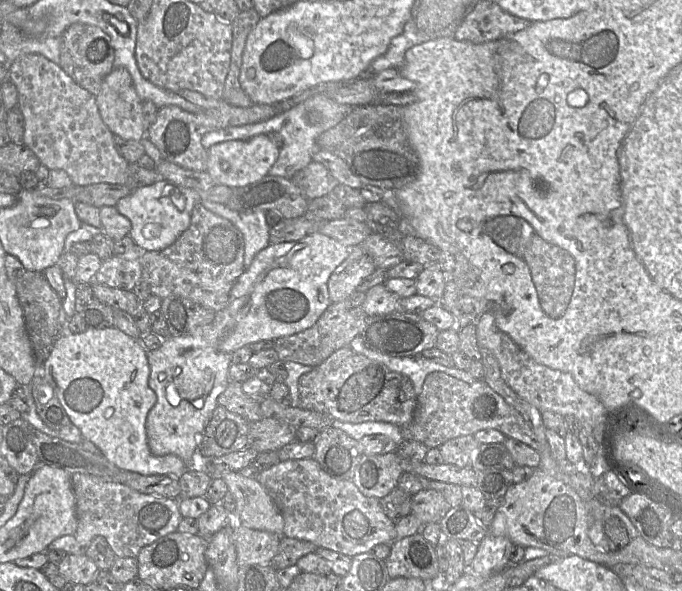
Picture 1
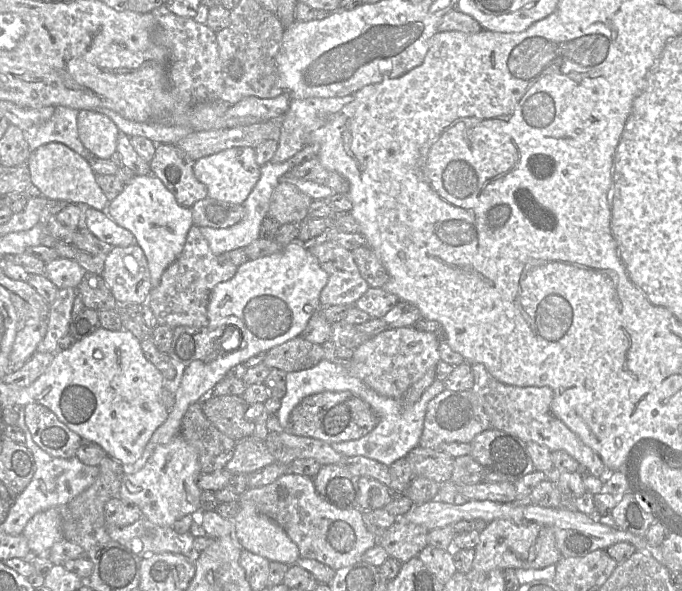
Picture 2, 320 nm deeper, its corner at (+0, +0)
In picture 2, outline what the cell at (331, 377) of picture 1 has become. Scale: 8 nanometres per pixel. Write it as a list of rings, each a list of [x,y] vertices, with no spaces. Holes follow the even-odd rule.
[[[350,391],[322,392],[304,398],[290,413],[287,429],[291,434],[322,440],[329,444],[357,440],[378,423],[372,407]]]

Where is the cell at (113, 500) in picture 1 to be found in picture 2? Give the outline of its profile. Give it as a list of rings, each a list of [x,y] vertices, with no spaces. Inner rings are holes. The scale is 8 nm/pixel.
[[[145,517],[134,523],[116,527],[106,524],[106,531],[110,538],[139,557],[164,552],[194,555],[194,536],[188,531],[179,534],[172,527],[161,527]]]

